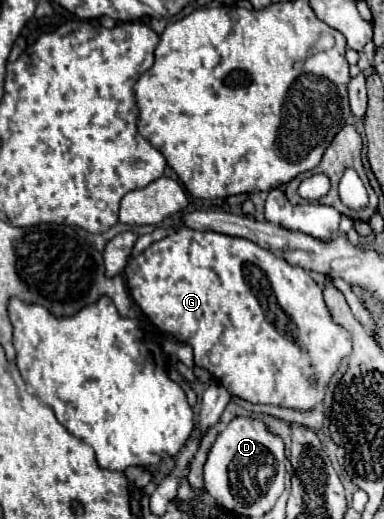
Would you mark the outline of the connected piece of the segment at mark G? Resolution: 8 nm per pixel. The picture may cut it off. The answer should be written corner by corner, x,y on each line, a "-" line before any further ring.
180,228
178,232
148,246
136,262
136,272
126,272
126,274
128,274
128,288
130,288
132,298
142,308
142,312
152,320
152,324
160,332
172,332
178,336
178,340
188,342
194,350
194,362
198,366
202,366
210,374
214,374
214,378
222,386
226,386
232,396
238,396
252,404
276,404
276,406
288,406
288,408
300,408
300,410
314,408
316,404
320,404
324,400
326,384
338,370
342,358
346,358
350,354
350,334
346,334
346,330
342,330
342,326
332,322
330,312
326,310
326,304
322,300
322,288
312,280
312,276
302,268
290,266
286,260
274,256
270,250
264,250
246,238
218,234
218,232
198,232
192,228

